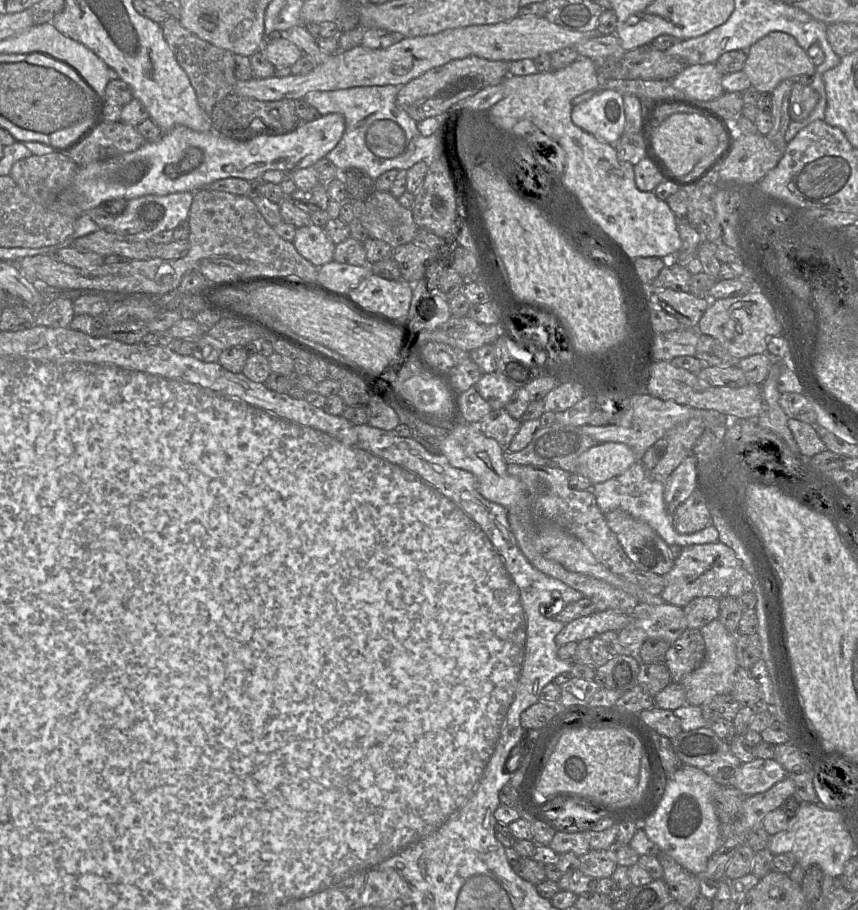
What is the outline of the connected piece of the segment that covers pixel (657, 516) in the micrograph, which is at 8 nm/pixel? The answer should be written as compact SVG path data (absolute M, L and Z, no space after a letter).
M637 461L622 474L605 482L592 484L591 491L603 514L611 510L621 509L635 519L647 523L669 546L678 545L684 548L690 545L718 542L718 531L713 525L709 525L693 534L679 534L675 530L673 514L668 513L665 507L663 498L664 483L651 479L643 464Z

